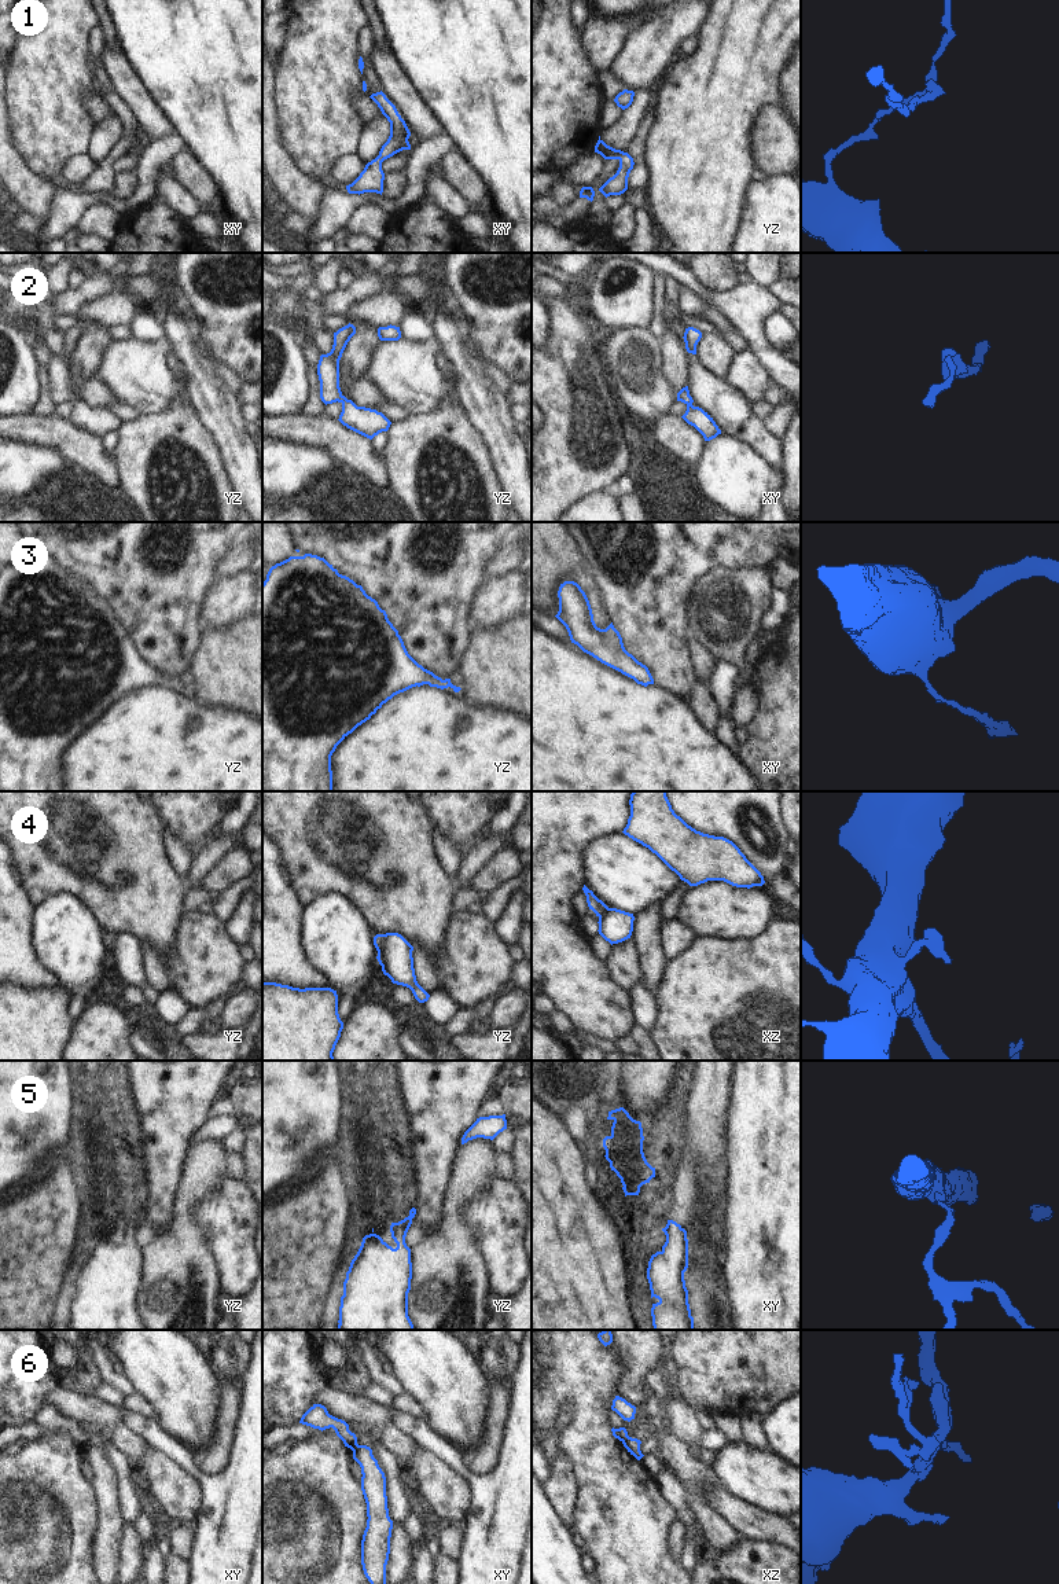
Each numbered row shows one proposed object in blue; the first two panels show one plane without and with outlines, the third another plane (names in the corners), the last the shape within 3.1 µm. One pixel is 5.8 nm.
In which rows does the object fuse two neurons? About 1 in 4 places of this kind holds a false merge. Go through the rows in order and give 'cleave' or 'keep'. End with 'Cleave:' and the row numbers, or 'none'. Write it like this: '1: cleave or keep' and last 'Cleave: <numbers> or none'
1: keep
2: keep
3: keep
4: cleave
5: keep
6: cleave
Cleave: 4, 6

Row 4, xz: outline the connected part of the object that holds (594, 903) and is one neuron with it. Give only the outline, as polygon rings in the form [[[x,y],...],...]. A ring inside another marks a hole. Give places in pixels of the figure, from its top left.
[[[585,885],[582,887],[585,896],[587,896],[587,903],[588,903],[588,907],[589,909],[592,909],[596,916],[602,916],[606,909],[608,908],[602,900],[599,900],[592,890],[589,890]]]

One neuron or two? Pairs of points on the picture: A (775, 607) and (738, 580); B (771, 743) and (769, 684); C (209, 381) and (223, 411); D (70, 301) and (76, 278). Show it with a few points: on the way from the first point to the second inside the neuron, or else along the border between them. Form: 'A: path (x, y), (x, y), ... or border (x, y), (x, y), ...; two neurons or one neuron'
A: border (772, 588), (769, 607), (760, 618), (757, 634); two neurons
B: path (771, 728), (771, 699); one neuron
C: path (209, 388), (209, 393), (216, 404); one neuron
D: border (84, 280), (77, 287), (70, 289); two neurons

